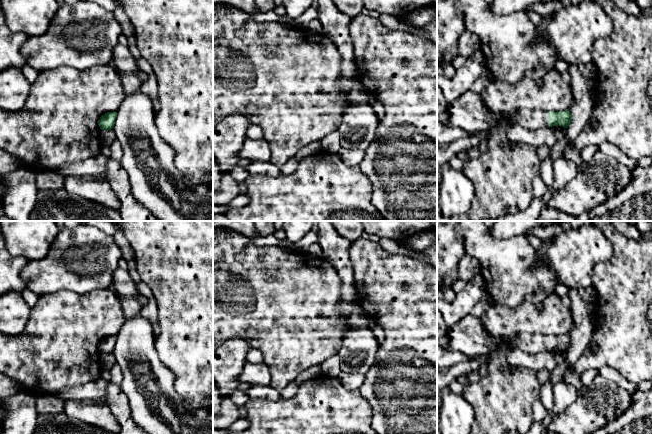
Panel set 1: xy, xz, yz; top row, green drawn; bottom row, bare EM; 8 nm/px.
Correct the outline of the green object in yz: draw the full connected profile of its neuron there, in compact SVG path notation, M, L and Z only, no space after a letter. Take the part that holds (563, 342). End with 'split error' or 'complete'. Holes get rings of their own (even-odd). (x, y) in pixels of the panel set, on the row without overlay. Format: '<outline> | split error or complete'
M523 332L514 337L508 346L527 353L541 353L543 351L552 351L555 349L567 352L572 344L571 336L568 334L562 336L532 334Z | split error

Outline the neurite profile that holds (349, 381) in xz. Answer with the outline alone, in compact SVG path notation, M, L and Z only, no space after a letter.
M341 371L337 376L337 379L345 389L356 390L359 389L359 387L363 384L365 375L358 373L351 374Z

